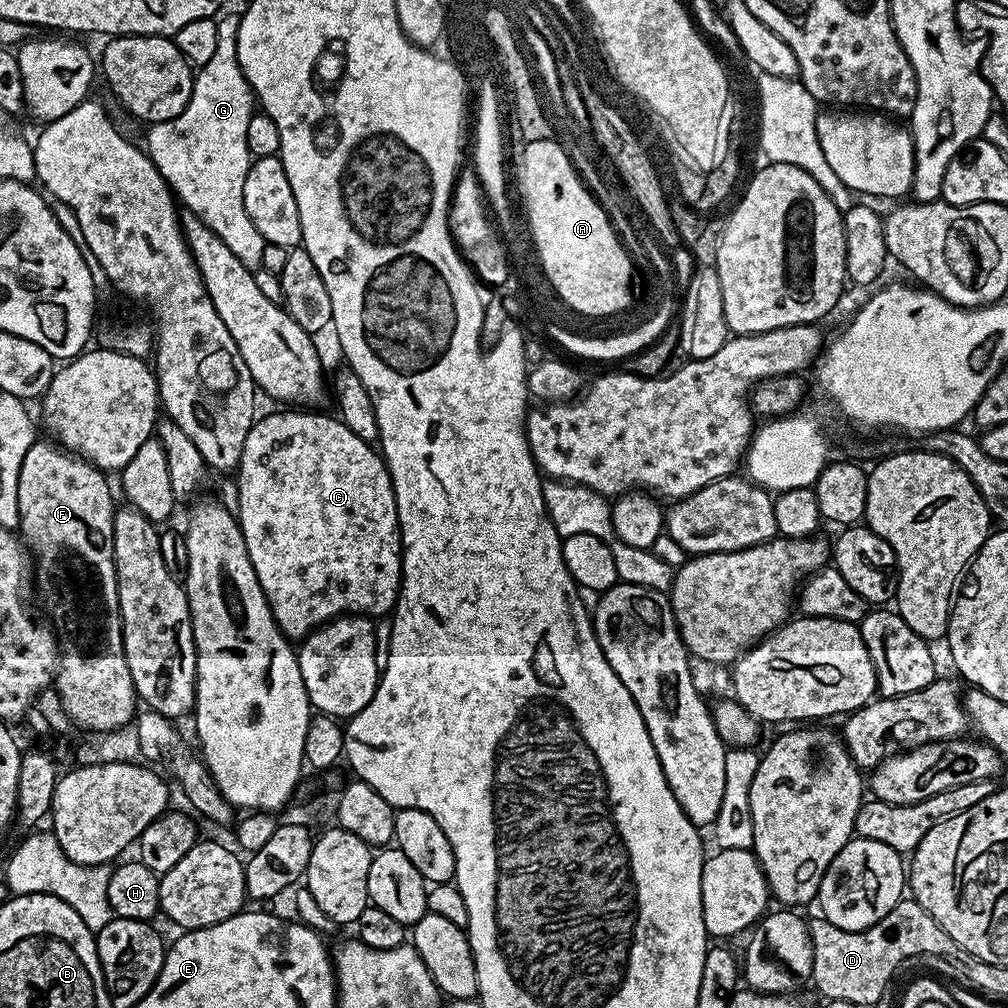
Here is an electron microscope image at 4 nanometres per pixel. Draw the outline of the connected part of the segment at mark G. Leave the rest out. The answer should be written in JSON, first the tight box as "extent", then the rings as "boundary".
{"extent":[146,15,265,270],"boundary":[[[235,15],[226,17],[224,21],[221,19],[217,23],[218,50],[214,50],[210,62],[206,62],[206,66],[202,66],[195,73],[192,97],[186,110],[182,110],[178,118],[170,118],[166,122],[151,125],[147,129],[149,132],[146,148],[152,154],[176,152],[174,192],[182,201],[183,207],[200,220],[207,220],[208,228],[214,230],[218,238],[222,238],[222,242],[236,255],[238,262],[242,262],[242,266],[256,270],[260,268],[265,242],[262,234],[258,234],[254,222],[250,222],[250,214],[246,214],[246,202],[242,202],[242,186],[246,186],[246,174],[254,159],[246,146],[246,126],[250,126],[250,118],[254,115],[254,93],[242,74],[242,66],[238,66],[236,31],[239,25],[239,19]]]}

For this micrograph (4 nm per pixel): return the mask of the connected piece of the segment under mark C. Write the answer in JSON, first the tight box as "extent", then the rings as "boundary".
{"extent":[235,410,400,642],"boundary":[[[284,410],[288,412],[272,412],[269,416],[261,415],[246,434],[246,442],[242,446],[242,458],[238,475],[235,477],[238,486],[238,519],[242,538],[246,542],[246,550],[250,562],[254,566],[254,574],[258,574],[258,582],[266,594],[266,602],[272,611],[272,617],[282,629],[285,636],[293,642],[303,641],[305,636],[316,631],[323,624],[329,624],[340,616],[355,614],[369,618],[384,618],[395,609],[396,599],[400,593],[400,523],[396,513],[396,495],[392,489],[392,479],[384,458],[373,445],[367,444],[354,430],[350,430],[335,415],[323,416],[316,410]]]}

